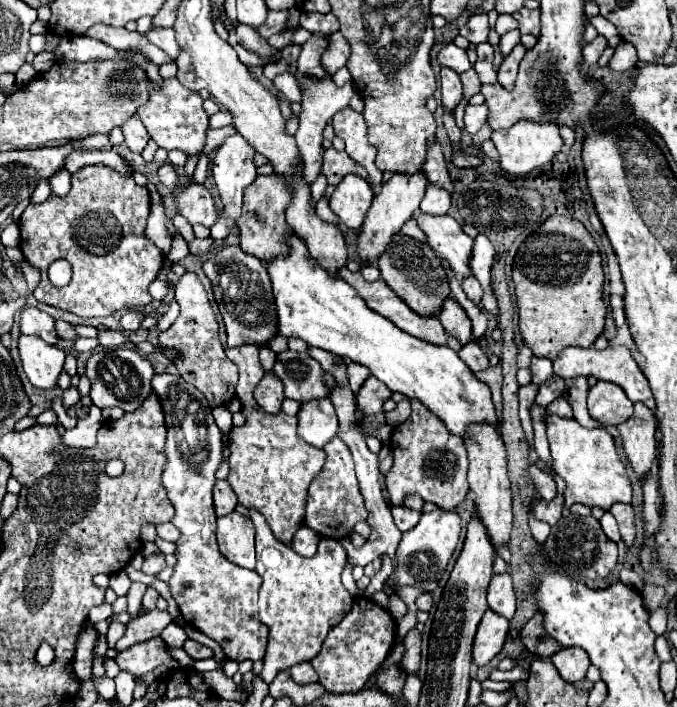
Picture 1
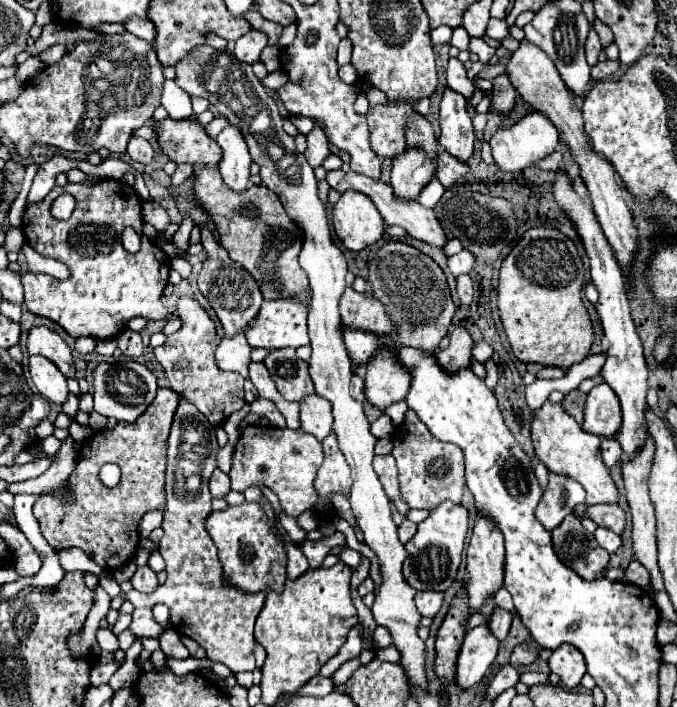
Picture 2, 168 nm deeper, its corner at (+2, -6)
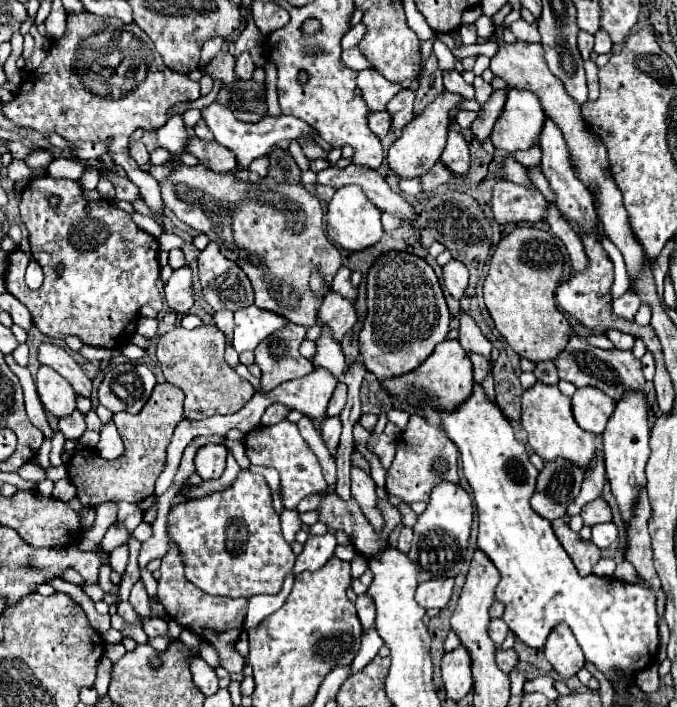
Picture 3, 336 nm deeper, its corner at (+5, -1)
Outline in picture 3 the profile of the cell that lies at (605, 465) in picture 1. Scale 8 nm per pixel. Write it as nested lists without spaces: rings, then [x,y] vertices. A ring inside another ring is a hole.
[[[537,382],[533,388],[523,392],[521,398],[521,426],[525,428],[529,436],[529,448],[539,454],[543,460],[555,460],[565,458],[579,466],[581,470],[591,468],[591,462],[595,458],[595,434],[585,432],[577,426],[573,414],[571,414],[571,398],[561,394],[557,386],[547,386]]]

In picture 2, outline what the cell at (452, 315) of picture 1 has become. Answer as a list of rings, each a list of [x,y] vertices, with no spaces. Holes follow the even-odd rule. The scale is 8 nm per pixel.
[[[454,327],[450,333],[450,345],[444,351],[438,351],[438,363],[448,371],[458,371],[458,367],[470,367],[472,363],[472,339],[464,327]]]

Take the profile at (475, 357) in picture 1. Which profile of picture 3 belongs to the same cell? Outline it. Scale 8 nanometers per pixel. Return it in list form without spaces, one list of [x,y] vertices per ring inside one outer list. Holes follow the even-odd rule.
[[[471,354],[471,362],[473,362],[473,370],[475,370],[475,380],[481,382],[491,366],[483,356],[475,356],[475,354]]]

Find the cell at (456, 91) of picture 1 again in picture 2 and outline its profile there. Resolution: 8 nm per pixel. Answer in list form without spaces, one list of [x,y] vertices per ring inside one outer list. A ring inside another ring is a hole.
[[[446,89],[442,97],[440,127],[440,145],[458,161],[468,163],[474,145],[472,117],[466,111],[466,99],[452,89]]]

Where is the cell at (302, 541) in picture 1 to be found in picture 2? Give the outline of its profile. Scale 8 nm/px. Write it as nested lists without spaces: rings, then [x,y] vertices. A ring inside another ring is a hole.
[[[336,531],[332,537],[324,537],[324,539],[318,539],[318,541],[304,541],[302,543],[302,553],[306,555],[310,567],[318,569],[318,567],[322,567],[322,561],[326,559],[326,555],[334,547],[344,547],[344,545],[346,545],[344,535]]]

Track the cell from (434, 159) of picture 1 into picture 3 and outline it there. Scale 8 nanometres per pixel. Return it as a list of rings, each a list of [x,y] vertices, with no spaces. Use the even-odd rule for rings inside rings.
[[[401,90],[397,96],[393,96],[387,104],[387,112],[391,114],[393,120],[393,128],[405,128],[413,118],[413,100],[415,100],[415,92],[413,90]]]

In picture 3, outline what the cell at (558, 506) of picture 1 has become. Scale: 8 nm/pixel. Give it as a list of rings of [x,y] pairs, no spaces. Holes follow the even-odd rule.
[[[563,458],[545,462],[537,478],[537,490],[531,496],[531,508],[545,520],[563,518],[569,502],[577,498],[583,478],[583,470],[571,466],[571,462],[563,462]]]

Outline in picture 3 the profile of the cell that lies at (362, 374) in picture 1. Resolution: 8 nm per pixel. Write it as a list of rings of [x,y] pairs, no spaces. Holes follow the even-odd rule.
[[[339,382],[333,396],[331,396],[331,402],[329,402],[329,408],[327,408],[327,416],[339,416],[341,410],[345,408],[345,402],[347,402],[347,384],[345,382]]]

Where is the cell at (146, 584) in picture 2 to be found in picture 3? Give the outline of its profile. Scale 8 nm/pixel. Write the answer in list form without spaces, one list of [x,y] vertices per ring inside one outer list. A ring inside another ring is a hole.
[[[137,580],[133,590],[131,590],[131,596],[129,596],[129,602],[131,606],[135,608],[137,614],[143,614],[145,618],[151,616],[151,610],[149,610],[149,596],[147,596],[147,590],[145,590],[145,584],[143,580]]]

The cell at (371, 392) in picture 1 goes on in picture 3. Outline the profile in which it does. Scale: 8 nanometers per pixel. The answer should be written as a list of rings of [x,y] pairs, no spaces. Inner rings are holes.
[[[399,250],[381,254],[367,274],[367,318],[359,332],[363,366],[377,380],[413,372],[447,338],[449,320],[441,284],[423,258]]]

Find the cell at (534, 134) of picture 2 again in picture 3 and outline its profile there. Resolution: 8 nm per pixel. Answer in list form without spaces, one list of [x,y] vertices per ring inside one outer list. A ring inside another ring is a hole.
[[[509,90],[505,108],[491,132],[491,142],[505,154],[529,150],[539,140],[543,126],[545,112],[539,98],[531,92]]]

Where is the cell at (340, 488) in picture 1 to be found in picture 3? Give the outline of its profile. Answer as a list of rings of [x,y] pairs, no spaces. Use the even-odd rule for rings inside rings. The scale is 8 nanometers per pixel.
[[[339,416],[333,418],[325,418],[321,422],[321,436],[329,448],[329,454],[333,456],[333,460],[337,458],[337,446],[339,446],[339,434],[341,434],[341,420]]]

